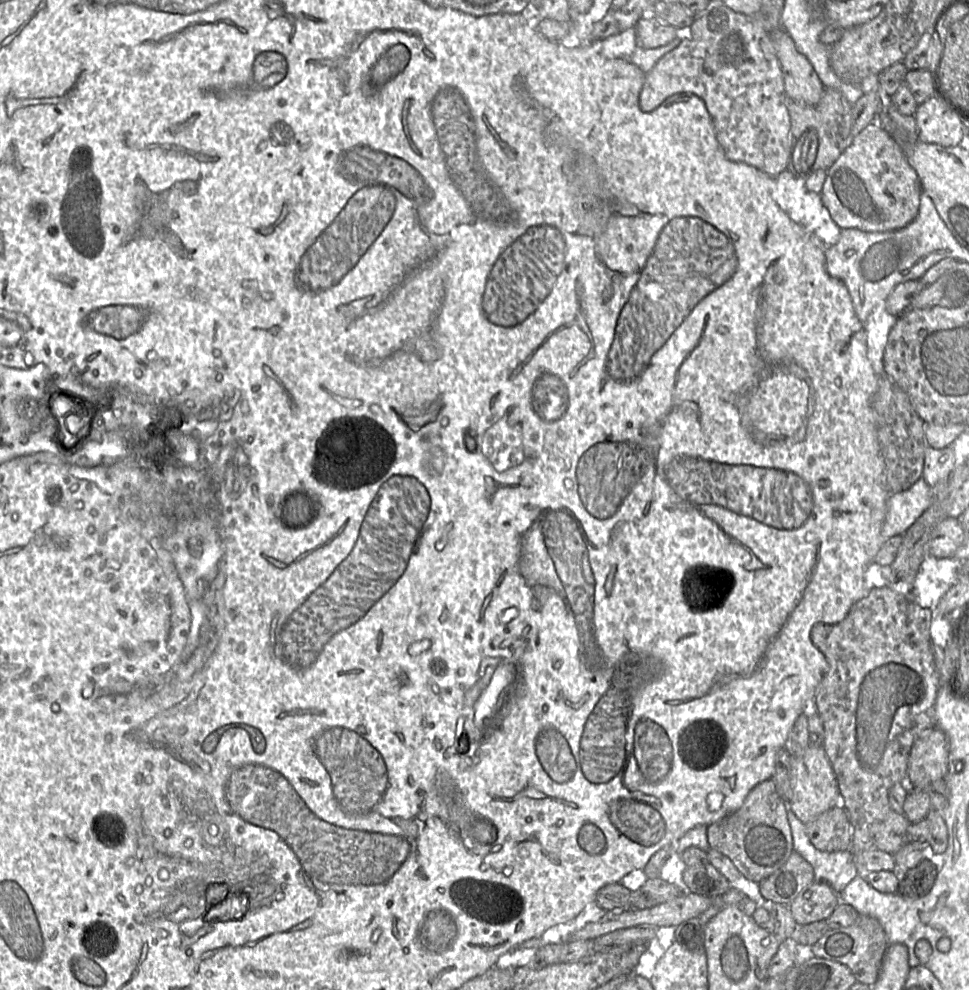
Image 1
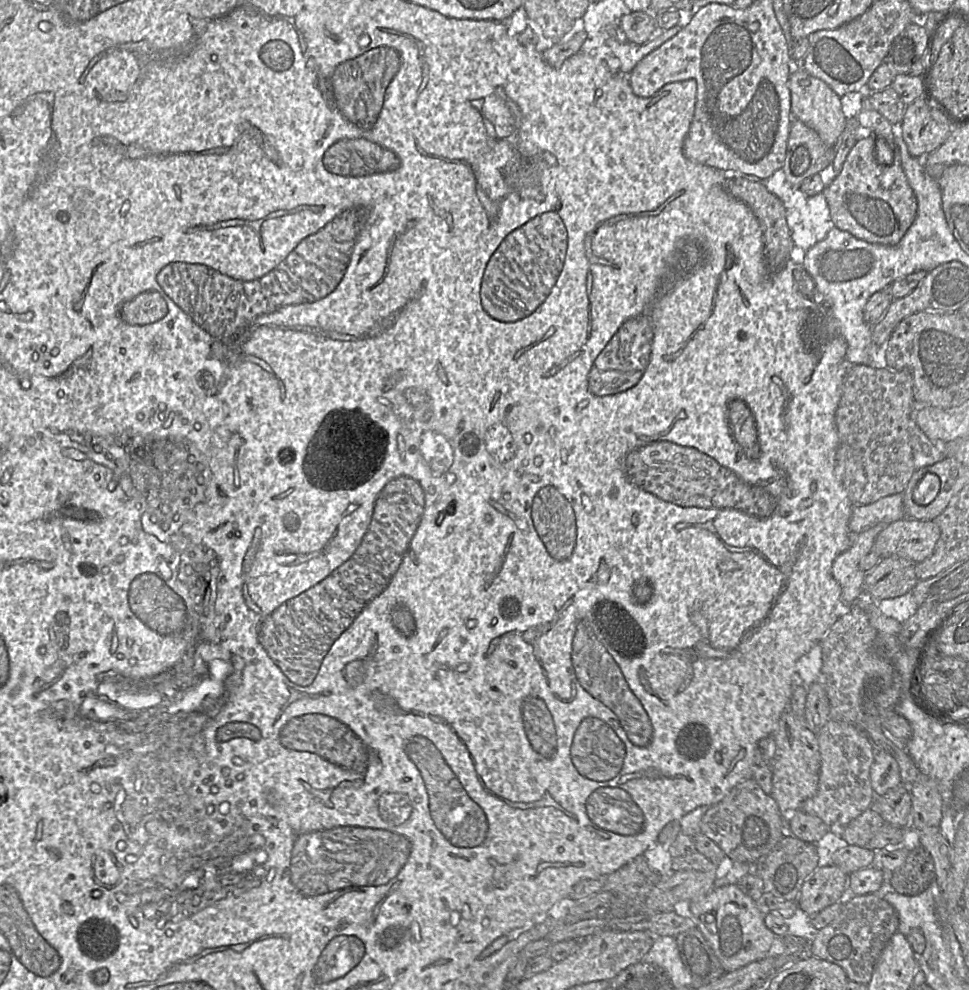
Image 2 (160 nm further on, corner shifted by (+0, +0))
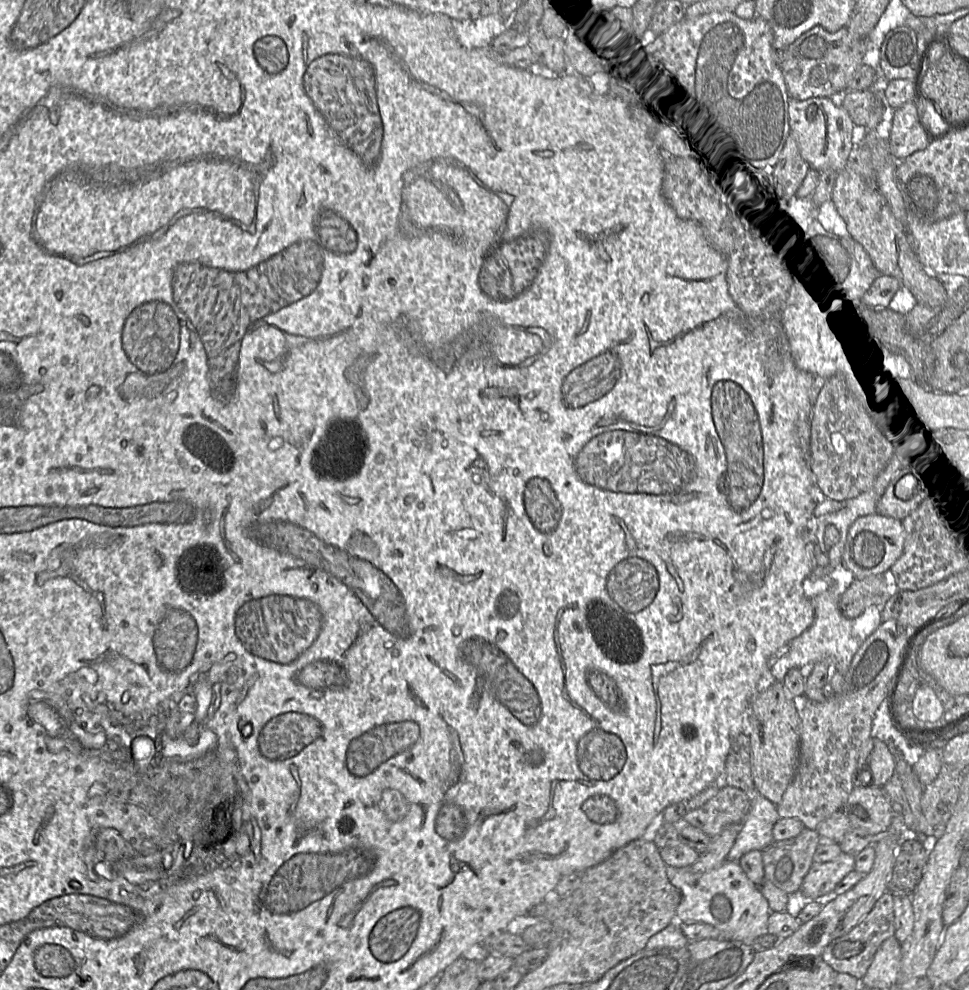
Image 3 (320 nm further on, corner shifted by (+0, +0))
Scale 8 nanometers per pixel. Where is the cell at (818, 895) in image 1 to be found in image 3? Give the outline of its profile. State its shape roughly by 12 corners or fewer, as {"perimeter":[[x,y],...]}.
{"perimeter":[[855,855],[813,863],[801,890],[812,901],[854,870]]}

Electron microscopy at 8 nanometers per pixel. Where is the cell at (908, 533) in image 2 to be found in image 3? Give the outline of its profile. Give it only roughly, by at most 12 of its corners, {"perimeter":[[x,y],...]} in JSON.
{"perimeter":[[878,513],[849,528],[842,564],[855,579],[889,571],[902,522]]}

